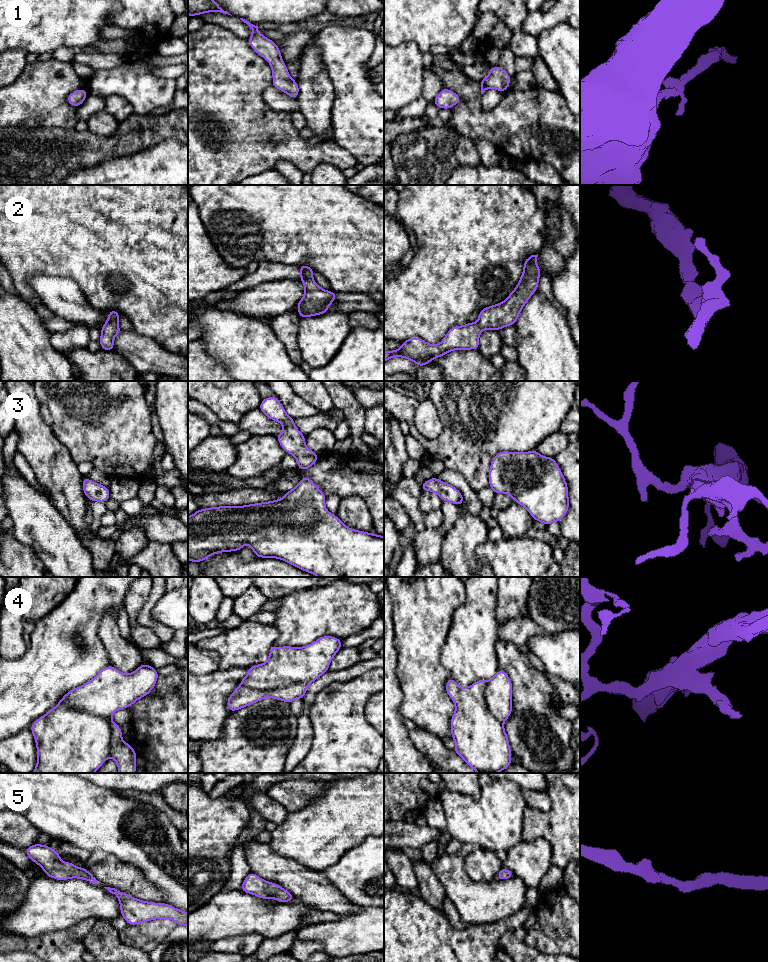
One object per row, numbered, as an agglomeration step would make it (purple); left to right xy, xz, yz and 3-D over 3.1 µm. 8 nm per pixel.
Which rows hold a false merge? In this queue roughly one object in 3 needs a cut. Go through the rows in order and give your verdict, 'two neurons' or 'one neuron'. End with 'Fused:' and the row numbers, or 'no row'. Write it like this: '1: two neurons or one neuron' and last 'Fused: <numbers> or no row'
1: one neuron
2: one neuron
3: one neuron
4: two neurons
5: one neuron
Fused: 4

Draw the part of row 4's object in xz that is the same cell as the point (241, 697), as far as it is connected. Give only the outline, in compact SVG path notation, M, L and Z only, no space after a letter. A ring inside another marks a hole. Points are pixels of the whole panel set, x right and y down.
M296 683L273 691L260 691L239 686L228 698L227 709L233 712L267 697L282 700L290 704L295 699L302 699L305 696L308 685L306 683Z

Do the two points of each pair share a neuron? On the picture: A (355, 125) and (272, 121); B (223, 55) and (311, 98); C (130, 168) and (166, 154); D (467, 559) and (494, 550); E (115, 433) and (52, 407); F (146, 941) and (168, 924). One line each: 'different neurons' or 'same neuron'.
A: different neurons
B: different neurons
C: same neuron
D: different neurons
E: same neuron
F: same neuron

